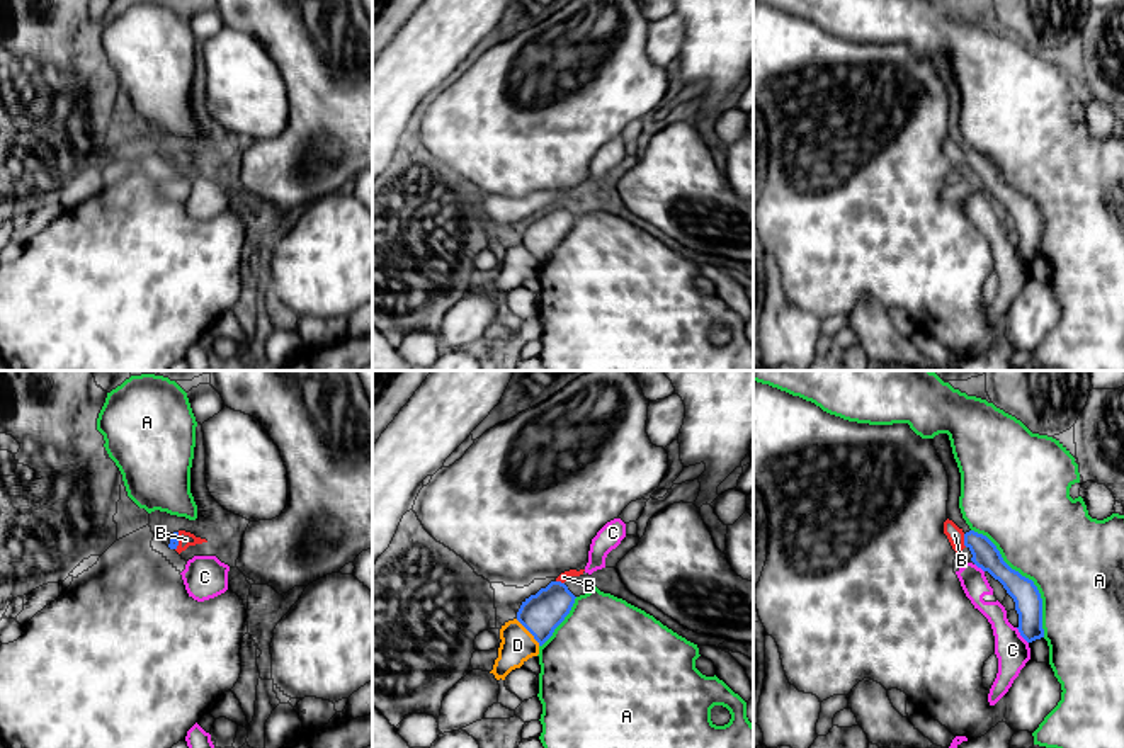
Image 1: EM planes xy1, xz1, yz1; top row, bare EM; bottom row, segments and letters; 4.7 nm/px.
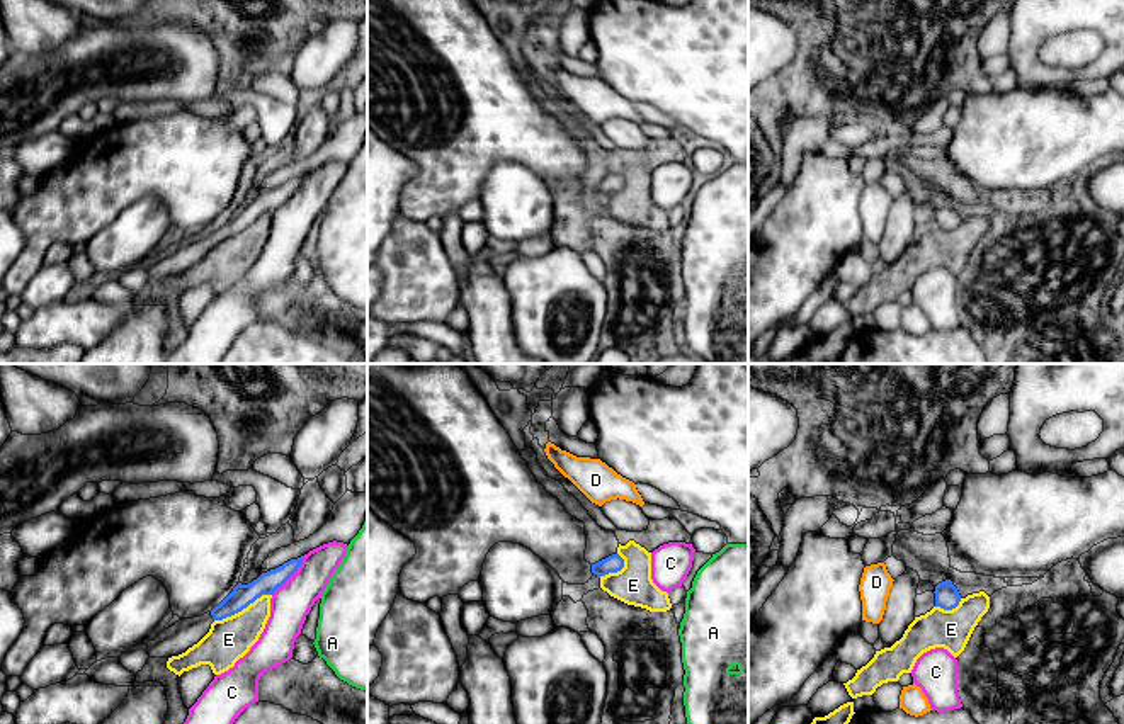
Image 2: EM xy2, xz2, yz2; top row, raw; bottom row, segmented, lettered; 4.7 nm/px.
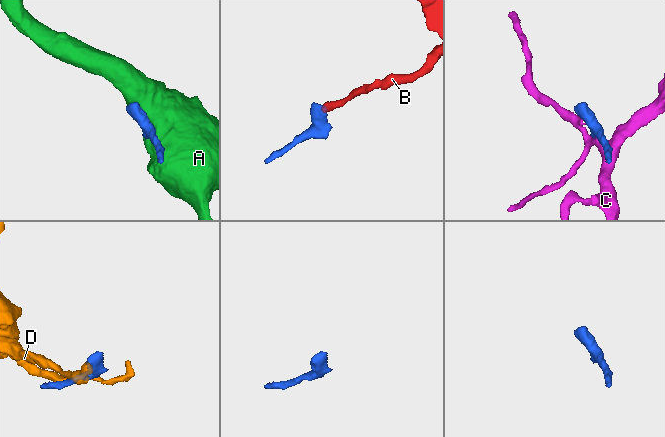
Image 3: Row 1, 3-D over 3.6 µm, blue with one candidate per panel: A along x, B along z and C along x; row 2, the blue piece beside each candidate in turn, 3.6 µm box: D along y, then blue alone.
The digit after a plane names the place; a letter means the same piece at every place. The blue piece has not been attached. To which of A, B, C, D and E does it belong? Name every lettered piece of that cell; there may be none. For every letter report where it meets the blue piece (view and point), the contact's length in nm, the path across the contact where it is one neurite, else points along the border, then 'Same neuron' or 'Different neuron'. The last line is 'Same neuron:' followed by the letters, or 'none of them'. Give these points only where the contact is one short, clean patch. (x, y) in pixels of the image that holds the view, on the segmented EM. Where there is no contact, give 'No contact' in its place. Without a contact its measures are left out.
A: Touches blue at yz1 (1027, 578). Shared border 600 nm. Different neuron
B: Touches blue at yz1 (965, 541). Shared border 70 nm. Path across: yz1 (985, 555), (965, 541), (954, 534). Same neuron
C: Touches blue at xy2 (289, 576). Shared border 240 nm. Different neuron
D: Touches blue at xz1 (529, 631). Shared border 170 nm. Different neuron
E: Touches blue at xy2 (242, 609). Shared border 300 nm. Boundary: xy2 (271, 593), (262, 593), (240, 610), (215, 621). Different neuron
Same neuron: B

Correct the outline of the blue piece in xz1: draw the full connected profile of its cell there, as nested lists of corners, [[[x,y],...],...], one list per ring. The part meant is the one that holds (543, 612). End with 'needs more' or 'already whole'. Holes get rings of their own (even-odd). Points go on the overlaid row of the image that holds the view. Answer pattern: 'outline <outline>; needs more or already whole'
outline [[[565,571],[546,588],[541,588],[536,595],[522,602],[517,620],[534,636],[539,646],[553,636],[575,604],[576,597],[568,590],[565,581],[570,576],[583,575],[583,571]]]; needs more

